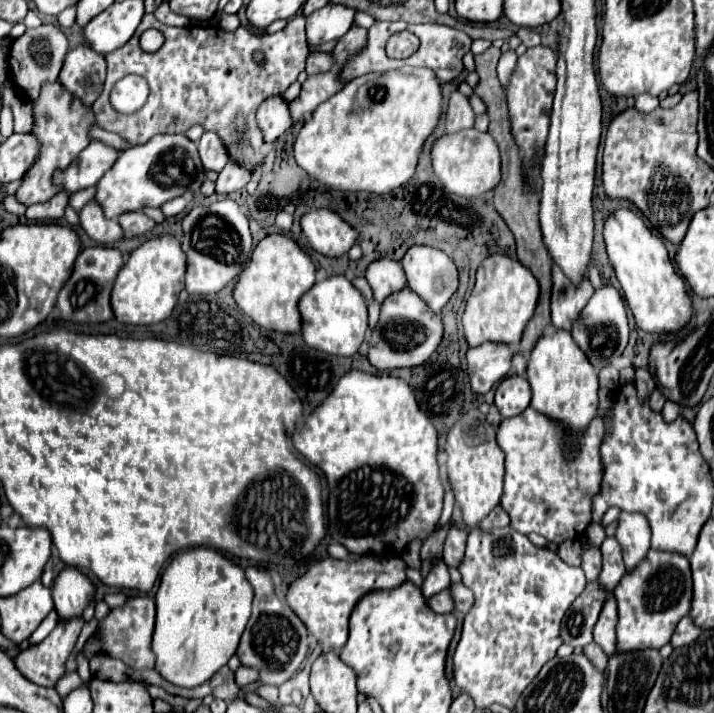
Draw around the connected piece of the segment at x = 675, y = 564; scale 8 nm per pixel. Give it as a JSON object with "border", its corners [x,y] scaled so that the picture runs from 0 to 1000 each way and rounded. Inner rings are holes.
{"border":[[[912,770],[903,787],[878,804],[859,829],[867,849],[864,913],[929,907],[940,899],[945,877],[968,857],[968,795],[951,776]]]}

